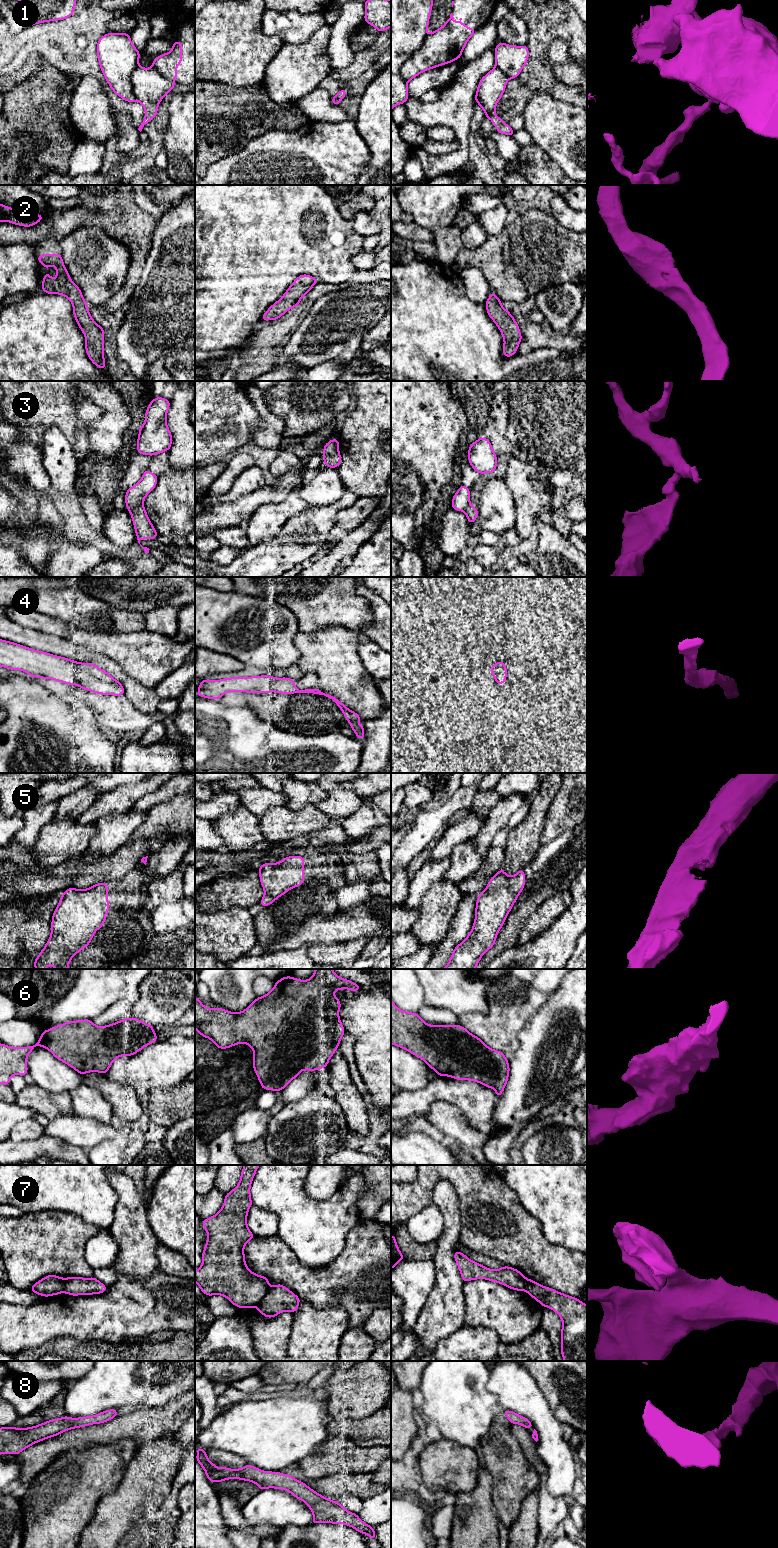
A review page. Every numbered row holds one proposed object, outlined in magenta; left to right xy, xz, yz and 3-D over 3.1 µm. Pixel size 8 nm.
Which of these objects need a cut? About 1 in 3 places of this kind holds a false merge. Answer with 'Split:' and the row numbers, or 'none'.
Split: 3

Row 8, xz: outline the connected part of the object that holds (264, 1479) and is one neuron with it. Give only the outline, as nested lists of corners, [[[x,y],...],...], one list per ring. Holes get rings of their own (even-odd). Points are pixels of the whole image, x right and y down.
[[[197,1447],[196,1451],[196,1461],[202,1466],[211,1483],[228,1479],[240,1479],[257,1484],[259,1490],[275,1488],[289,1491],[295,1498],[302,1500],[310,1508],[313,1513],[312,1524],[345,1524],[361,1534],[368,1535],[370,1539],[376,1540],[373,1526],[367,1525],[357,1514],[346,1510],[340,1502],[335,1502],[320,1495],[308,1487],[307,1484],[296,1480],[290,1475],[263,1471],[249,1464],[240,1469],[218,1468],[208,1459],[205,1450]]]

